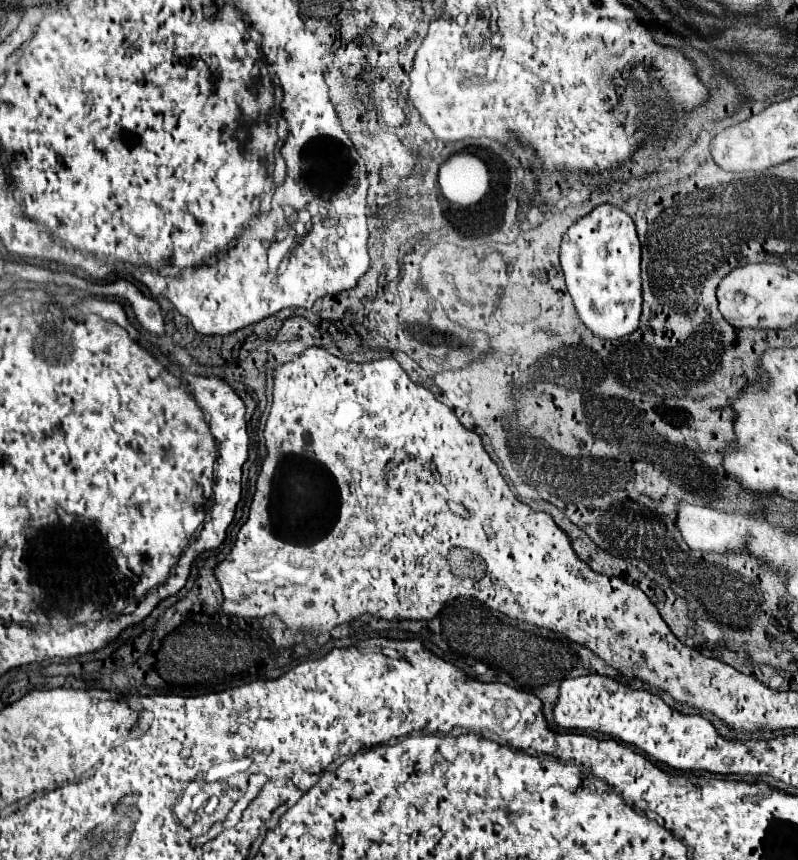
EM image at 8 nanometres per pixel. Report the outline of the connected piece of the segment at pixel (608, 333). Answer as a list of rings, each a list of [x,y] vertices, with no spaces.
[[[598,205],[562,235],[560,265],[582,323],[602,339],[618,339],[638,329],[642,312],[641,243],[634,221],[614,205]]]

